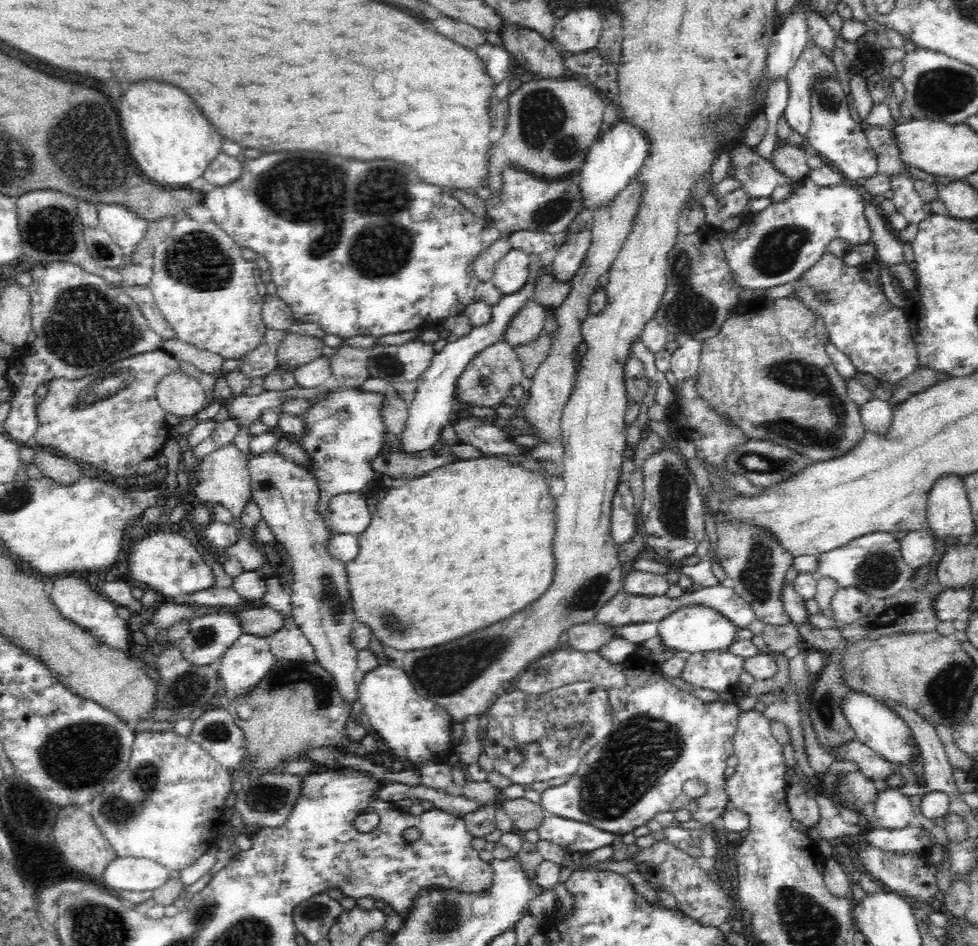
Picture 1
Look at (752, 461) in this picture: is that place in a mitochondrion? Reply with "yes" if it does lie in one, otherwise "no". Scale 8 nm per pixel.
yes

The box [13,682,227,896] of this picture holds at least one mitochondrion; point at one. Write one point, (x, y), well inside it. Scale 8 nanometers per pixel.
(85, 753)

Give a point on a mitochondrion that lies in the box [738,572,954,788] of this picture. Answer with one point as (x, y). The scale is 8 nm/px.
(892, 615)

